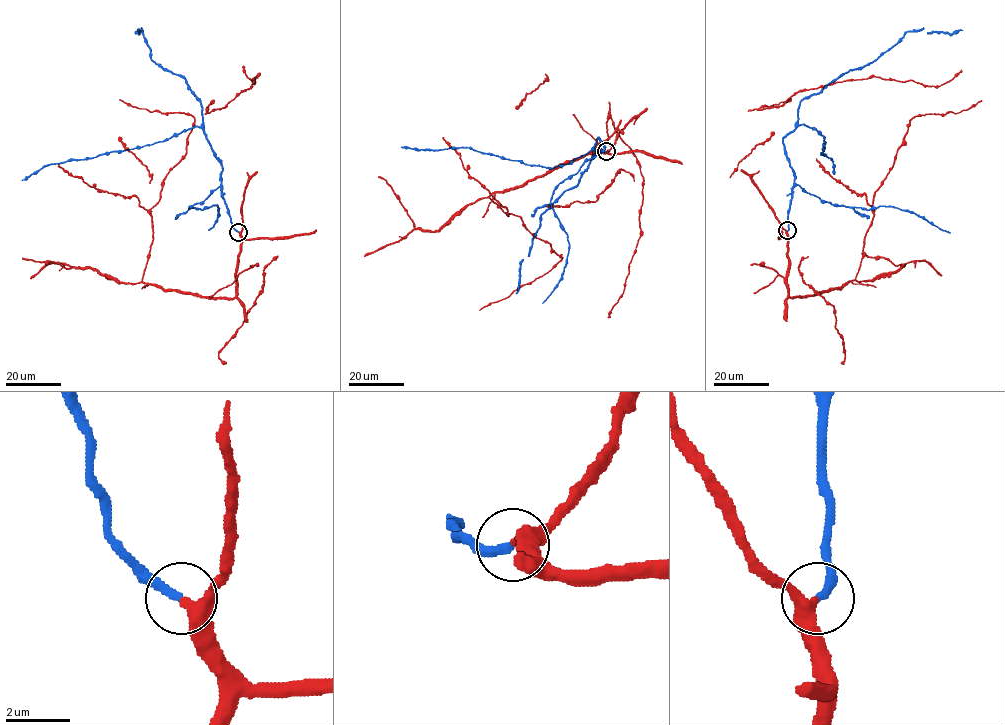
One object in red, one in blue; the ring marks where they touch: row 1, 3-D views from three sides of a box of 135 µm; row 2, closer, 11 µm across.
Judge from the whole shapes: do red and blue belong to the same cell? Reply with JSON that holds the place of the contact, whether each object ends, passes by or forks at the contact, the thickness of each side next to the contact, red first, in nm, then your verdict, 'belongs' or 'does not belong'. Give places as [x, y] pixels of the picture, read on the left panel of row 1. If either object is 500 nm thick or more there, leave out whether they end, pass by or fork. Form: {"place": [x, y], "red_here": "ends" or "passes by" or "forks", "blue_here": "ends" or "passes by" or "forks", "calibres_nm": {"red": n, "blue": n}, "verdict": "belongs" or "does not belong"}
{"place": [238, 232], "red_here": "passes by", "blue_here": "ends", "calibres_nm": {"red": 280, "blue": 280}, "verdict": "belongs"}

